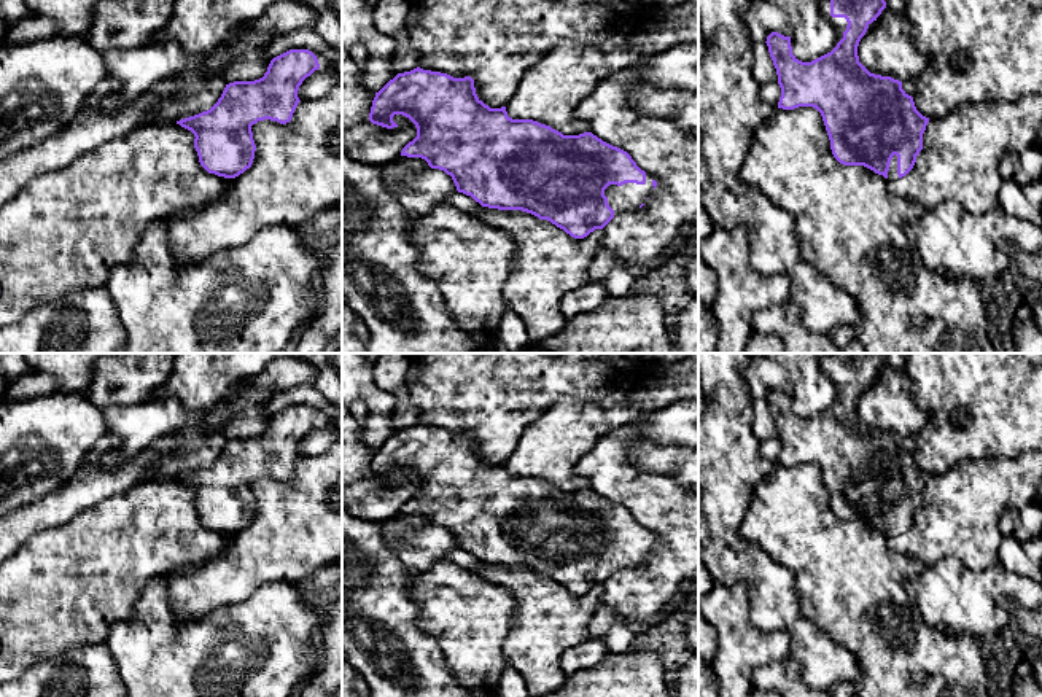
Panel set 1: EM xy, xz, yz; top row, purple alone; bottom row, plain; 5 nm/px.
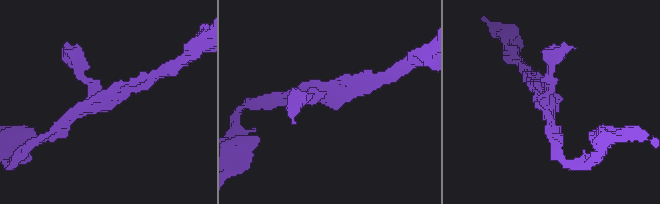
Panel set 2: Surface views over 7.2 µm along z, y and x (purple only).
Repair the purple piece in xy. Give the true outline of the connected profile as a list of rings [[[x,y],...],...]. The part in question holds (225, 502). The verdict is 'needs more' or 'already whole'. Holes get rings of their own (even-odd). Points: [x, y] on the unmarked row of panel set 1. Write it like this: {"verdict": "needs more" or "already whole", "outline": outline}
{"verdict": "already whole", "outline": [[[290,406],[270,417],[262,434],[229,439],[210,466],[177,477],[194,490],[200,522],[224,535],[250,525],[256,508],[251,482],[264,476],[290,479],[301,458],[299,442],[318,425],[312,407]]]}

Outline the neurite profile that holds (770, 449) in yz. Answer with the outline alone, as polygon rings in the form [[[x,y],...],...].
[[[770,438],[760,441],[760,454],[773,463],[778,463],[780,454],[781,454],[781,444],[778,438]]]

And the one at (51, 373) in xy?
[[[24,353],[32,368],[29,376],[11,382],[5,399],[29,399],[49,396],[57,391],[84,390],[92,376],[100,353]]]

